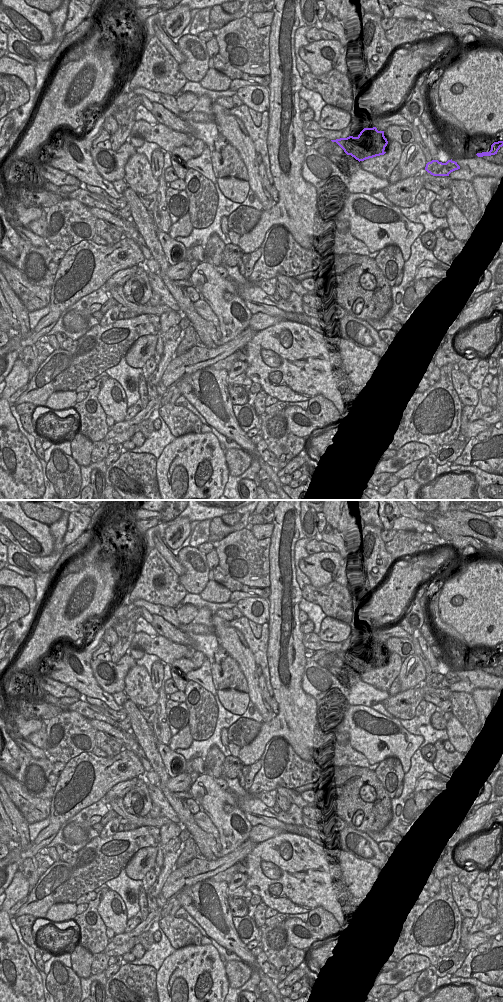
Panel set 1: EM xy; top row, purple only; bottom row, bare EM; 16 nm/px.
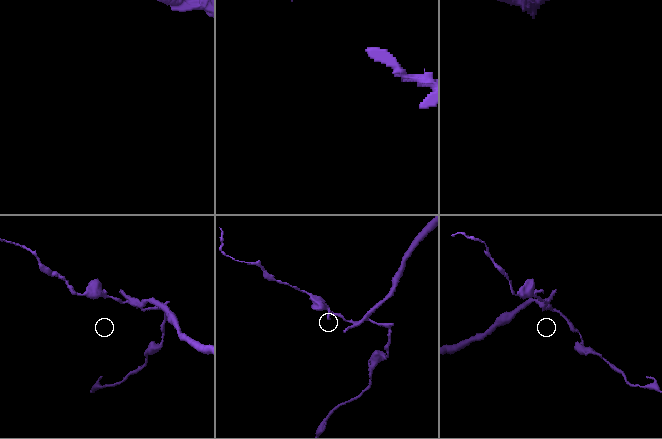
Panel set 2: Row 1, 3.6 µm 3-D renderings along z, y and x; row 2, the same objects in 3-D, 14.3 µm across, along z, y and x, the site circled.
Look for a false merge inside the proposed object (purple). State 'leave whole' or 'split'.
split

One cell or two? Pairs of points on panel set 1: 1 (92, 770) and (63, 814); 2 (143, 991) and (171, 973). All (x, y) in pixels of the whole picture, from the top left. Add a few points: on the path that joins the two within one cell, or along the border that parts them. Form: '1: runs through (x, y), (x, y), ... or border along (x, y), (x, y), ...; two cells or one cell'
1: runs through (84, 781), (65, 803); one cell
2: border along (157, 971), (156, 991); two cells

